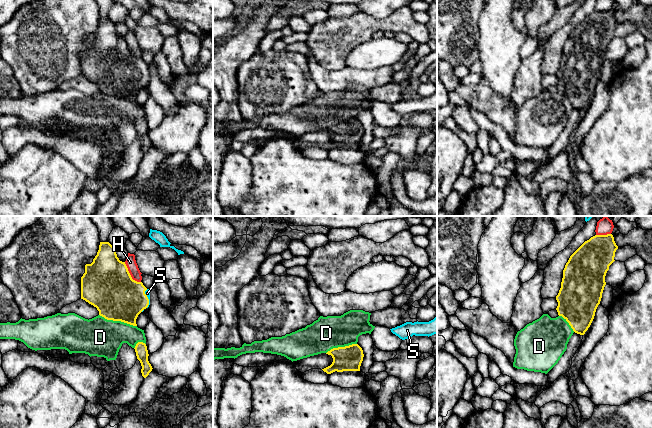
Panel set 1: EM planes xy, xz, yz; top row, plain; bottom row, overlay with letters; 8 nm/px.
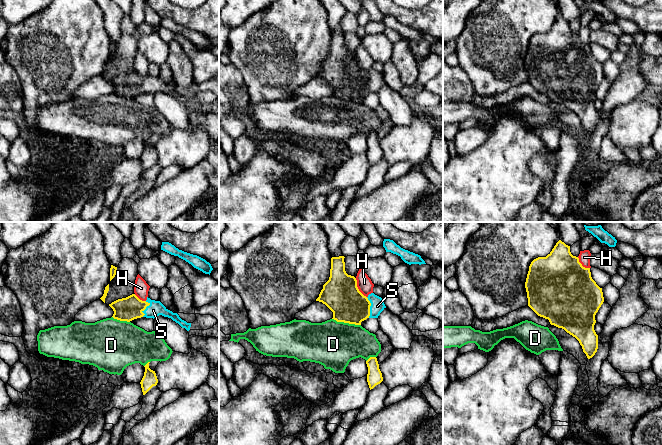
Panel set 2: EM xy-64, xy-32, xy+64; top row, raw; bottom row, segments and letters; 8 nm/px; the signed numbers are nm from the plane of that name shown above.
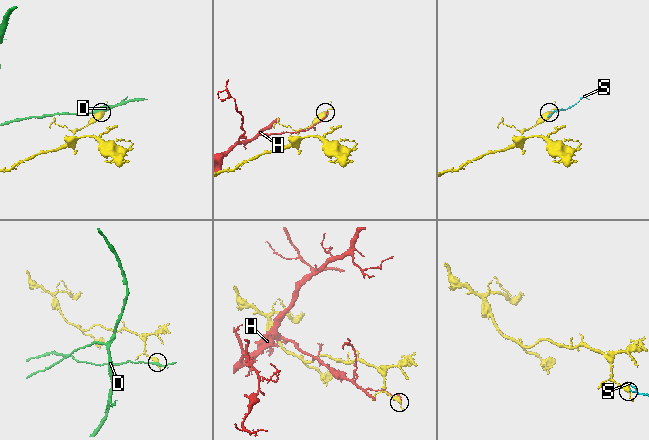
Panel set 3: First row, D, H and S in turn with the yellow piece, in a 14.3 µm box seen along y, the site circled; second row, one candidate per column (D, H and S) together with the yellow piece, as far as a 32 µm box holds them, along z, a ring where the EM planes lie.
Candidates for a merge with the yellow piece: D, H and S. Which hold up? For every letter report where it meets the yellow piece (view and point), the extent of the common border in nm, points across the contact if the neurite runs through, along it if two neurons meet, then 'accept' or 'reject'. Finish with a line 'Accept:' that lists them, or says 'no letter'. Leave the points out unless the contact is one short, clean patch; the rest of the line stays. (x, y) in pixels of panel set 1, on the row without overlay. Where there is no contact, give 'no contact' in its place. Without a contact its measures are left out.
D: meets yellow in xy at (118, 96); contact 320 nm long; reject
H: meets yellow in xy at (129, 50); contact 220 nm long; reject
S: meets yellow in xy at (147, 74); contact 150 nm long; runs through xy (117, 73), (147, 74), (147, 69); accept
Accept: S

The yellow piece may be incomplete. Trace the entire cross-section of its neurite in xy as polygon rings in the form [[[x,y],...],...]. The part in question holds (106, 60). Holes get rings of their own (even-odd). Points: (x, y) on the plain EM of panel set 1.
[[[100,18],[93,38],[85,41],[81,75],[96,83],[105,95],[133,102],[137,102],[138,91],[150,81],[149,65],[132,55],[109,18]]]

